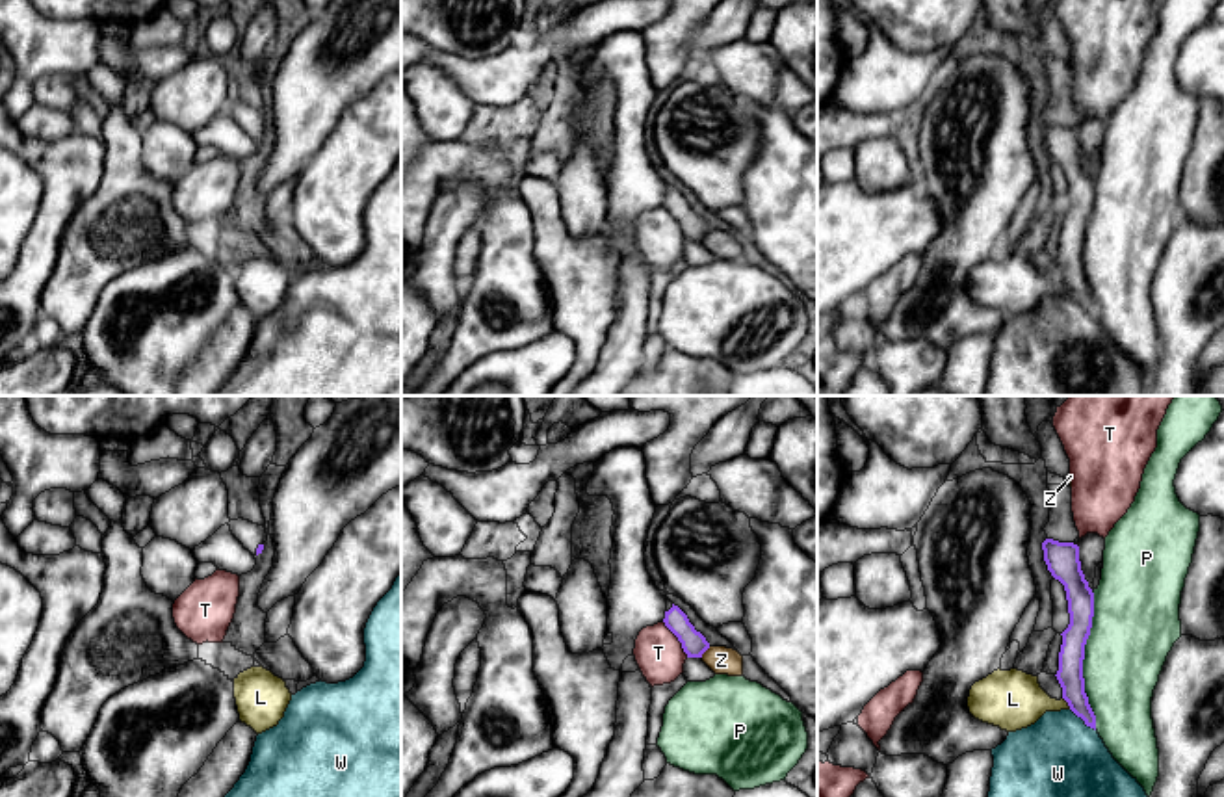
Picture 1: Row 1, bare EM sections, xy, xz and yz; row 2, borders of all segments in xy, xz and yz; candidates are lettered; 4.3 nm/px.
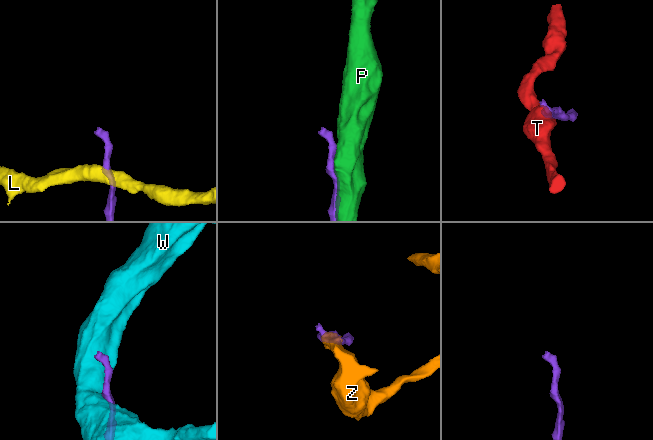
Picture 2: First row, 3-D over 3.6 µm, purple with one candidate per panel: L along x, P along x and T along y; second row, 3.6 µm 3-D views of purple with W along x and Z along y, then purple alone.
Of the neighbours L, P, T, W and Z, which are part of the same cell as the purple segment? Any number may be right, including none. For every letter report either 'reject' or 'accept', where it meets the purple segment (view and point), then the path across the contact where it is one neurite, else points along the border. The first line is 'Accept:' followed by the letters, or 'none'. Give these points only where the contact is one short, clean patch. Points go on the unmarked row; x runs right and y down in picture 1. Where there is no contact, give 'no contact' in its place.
Accept: none
L: reject; contact yz (1067, 285); border yz (1063, 281), (1070, 292)
P: reject; contact yz (1083, 242)
T: reject; contact xz (678, 223); border xz (664, 205), (688, 240)
W: reject; contact yz (1083, 303)
Z: reject; contact xz (704, 235); border xz (710, 231), (701, 240)

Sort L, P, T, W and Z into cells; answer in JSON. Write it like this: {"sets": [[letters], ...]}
{"sets": [["L"], ["P"], ["T"], ["W"], ["Z"]]}

